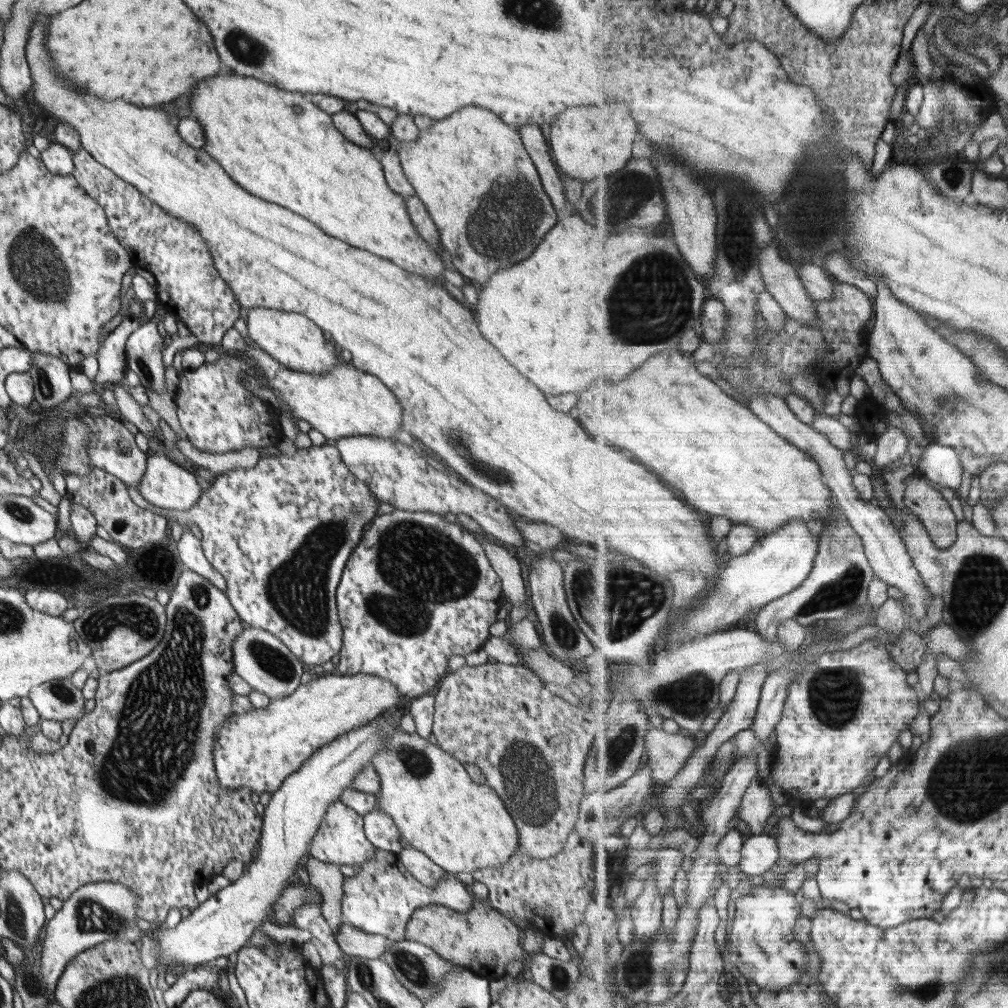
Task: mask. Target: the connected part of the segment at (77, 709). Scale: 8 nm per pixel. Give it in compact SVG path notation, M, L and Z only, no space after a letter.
M58 679L34 686L28 697L38 709L42 719L75 720L78 722L86 713L86 699L82 691L69 679Z

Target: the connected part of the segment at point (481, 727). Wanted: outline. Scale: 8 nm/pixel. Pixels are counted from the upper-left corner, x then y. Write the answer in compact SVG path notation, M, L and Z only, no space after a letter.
M523 664L464 665L456 671L450 670L434 695L432 730L438 746L461 763L475 764L483 772L487 784L503 800L518 827L517 853L544 859L560 852L578 820L587 754L595 736L600 736L602 730L609 735L611 724L607 711L598 701L588 697L579 701L558 698Z

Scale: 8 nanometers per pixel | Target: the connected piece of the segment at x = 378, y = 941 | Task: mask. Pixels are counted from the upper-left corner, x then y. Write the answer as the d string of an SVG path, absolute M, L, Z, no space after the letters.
M347 923L340 925L334 938L340 950L349 957L358 956L368 959L381 958L391 942L384 936L366 934L363 930Z

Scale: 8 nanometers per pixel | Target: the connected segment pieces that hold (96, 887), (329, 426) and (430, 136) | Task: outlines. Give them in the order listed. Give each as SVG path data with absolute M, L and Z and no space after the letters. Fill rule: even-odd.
M114 882L91 883L78 888L70 895L48 925L46 923L41 936L40 974L47 982L47 987L54 990L66 965L88 948L111 939L139 945L144 932L136 924L138 919L136 905L138 905L136 892L126 888L126 885L114 884Z
M234 327L229 328L219 343L224 351L233 350L254 366L260 368L266 377L266 387L281 397L293 416L304 420L334 443L350 436L376 436L393 439L401 431L402 408L396 396L376 376L362 372L351 363L337 364L330 372L308 374L282 366L275 358L259 347L246 345L246 342Z
M465 106L448 118L433 120L433 125L427 130L419 129L419 138L412 142L398 140L393 136L388 141L390 148L398 153L403 171L414 187L417 198L422 200L439 230L440 244L448 265L470 280L484 284L497 270L510 268L510 265L526 260L534 252L536 244L544 238L544 234L554 226L554 222L558 222L558 214L544 192L539 172L518 130L485 108ZM466 130L488 130L488 136L494 138L498 154L494 182L498 184L494 184L490 194L486 188L476 188L476 184L468 180L470 150L462 142L466 140Z

